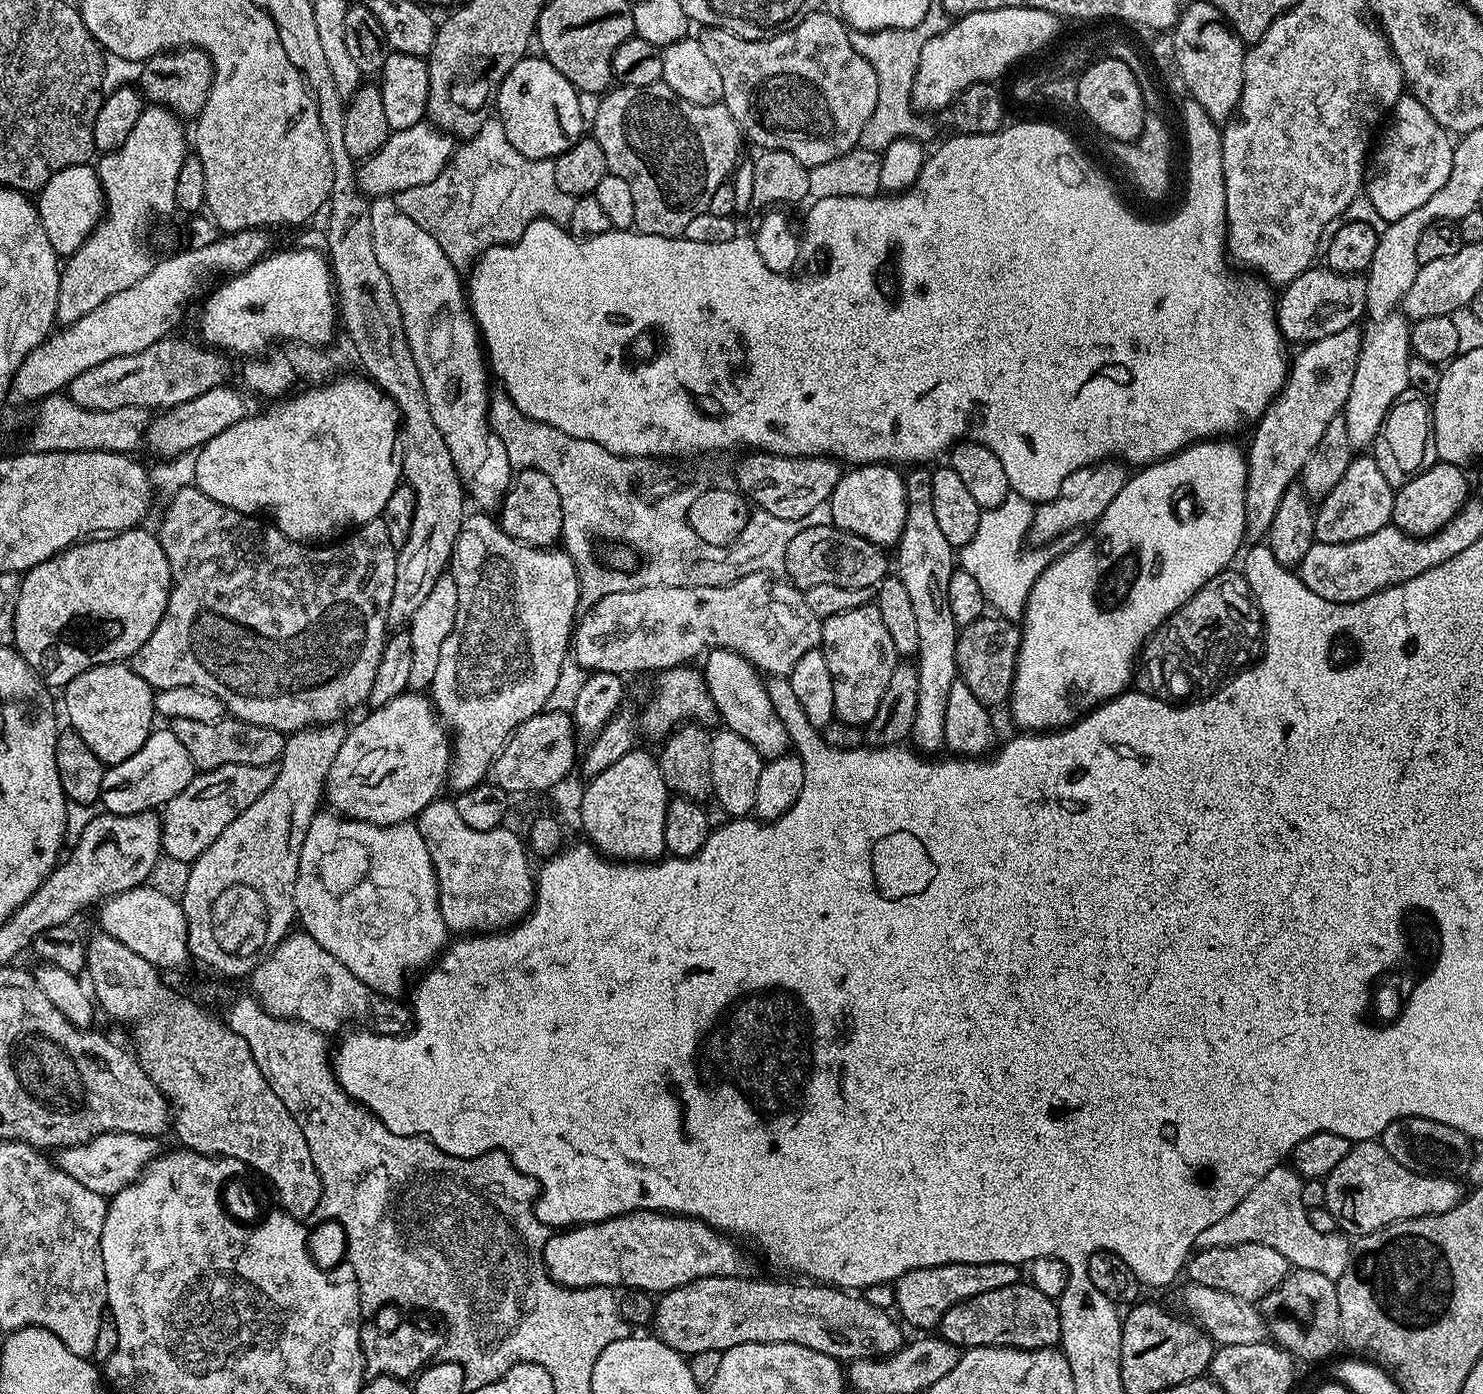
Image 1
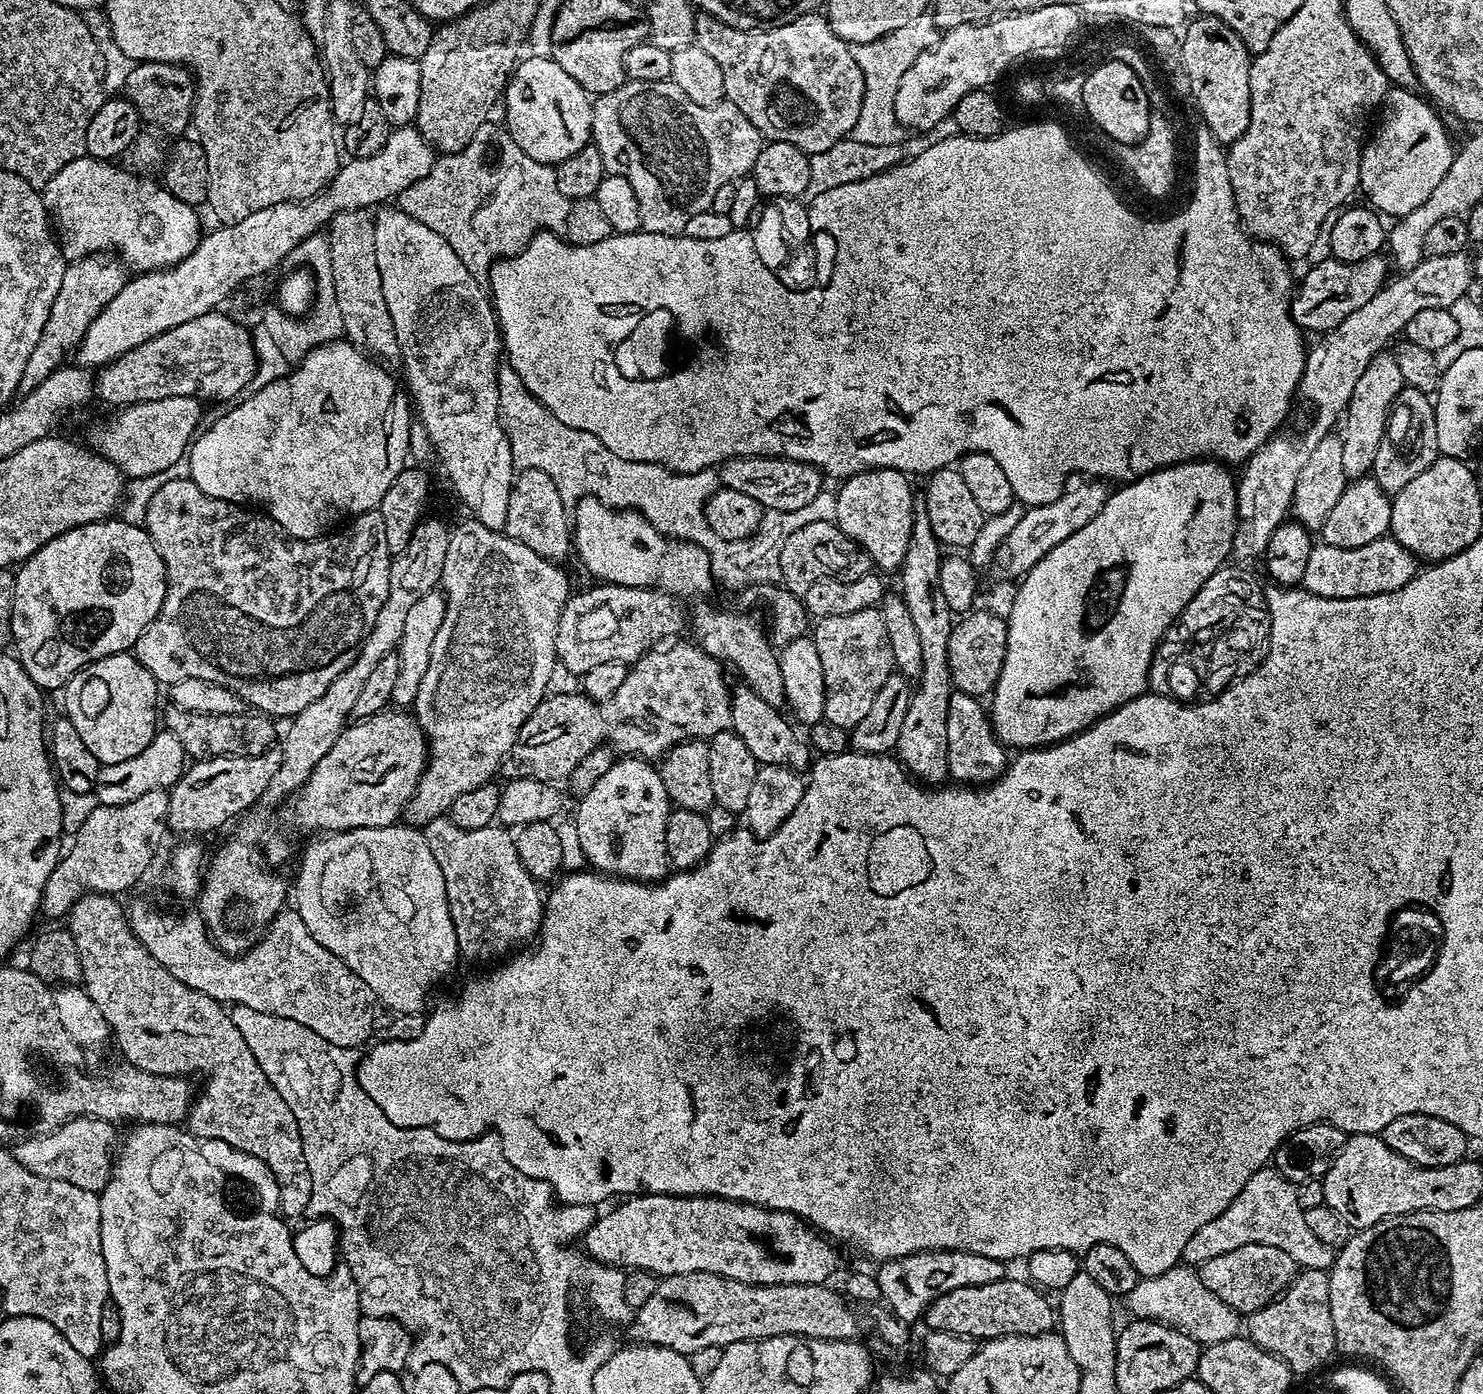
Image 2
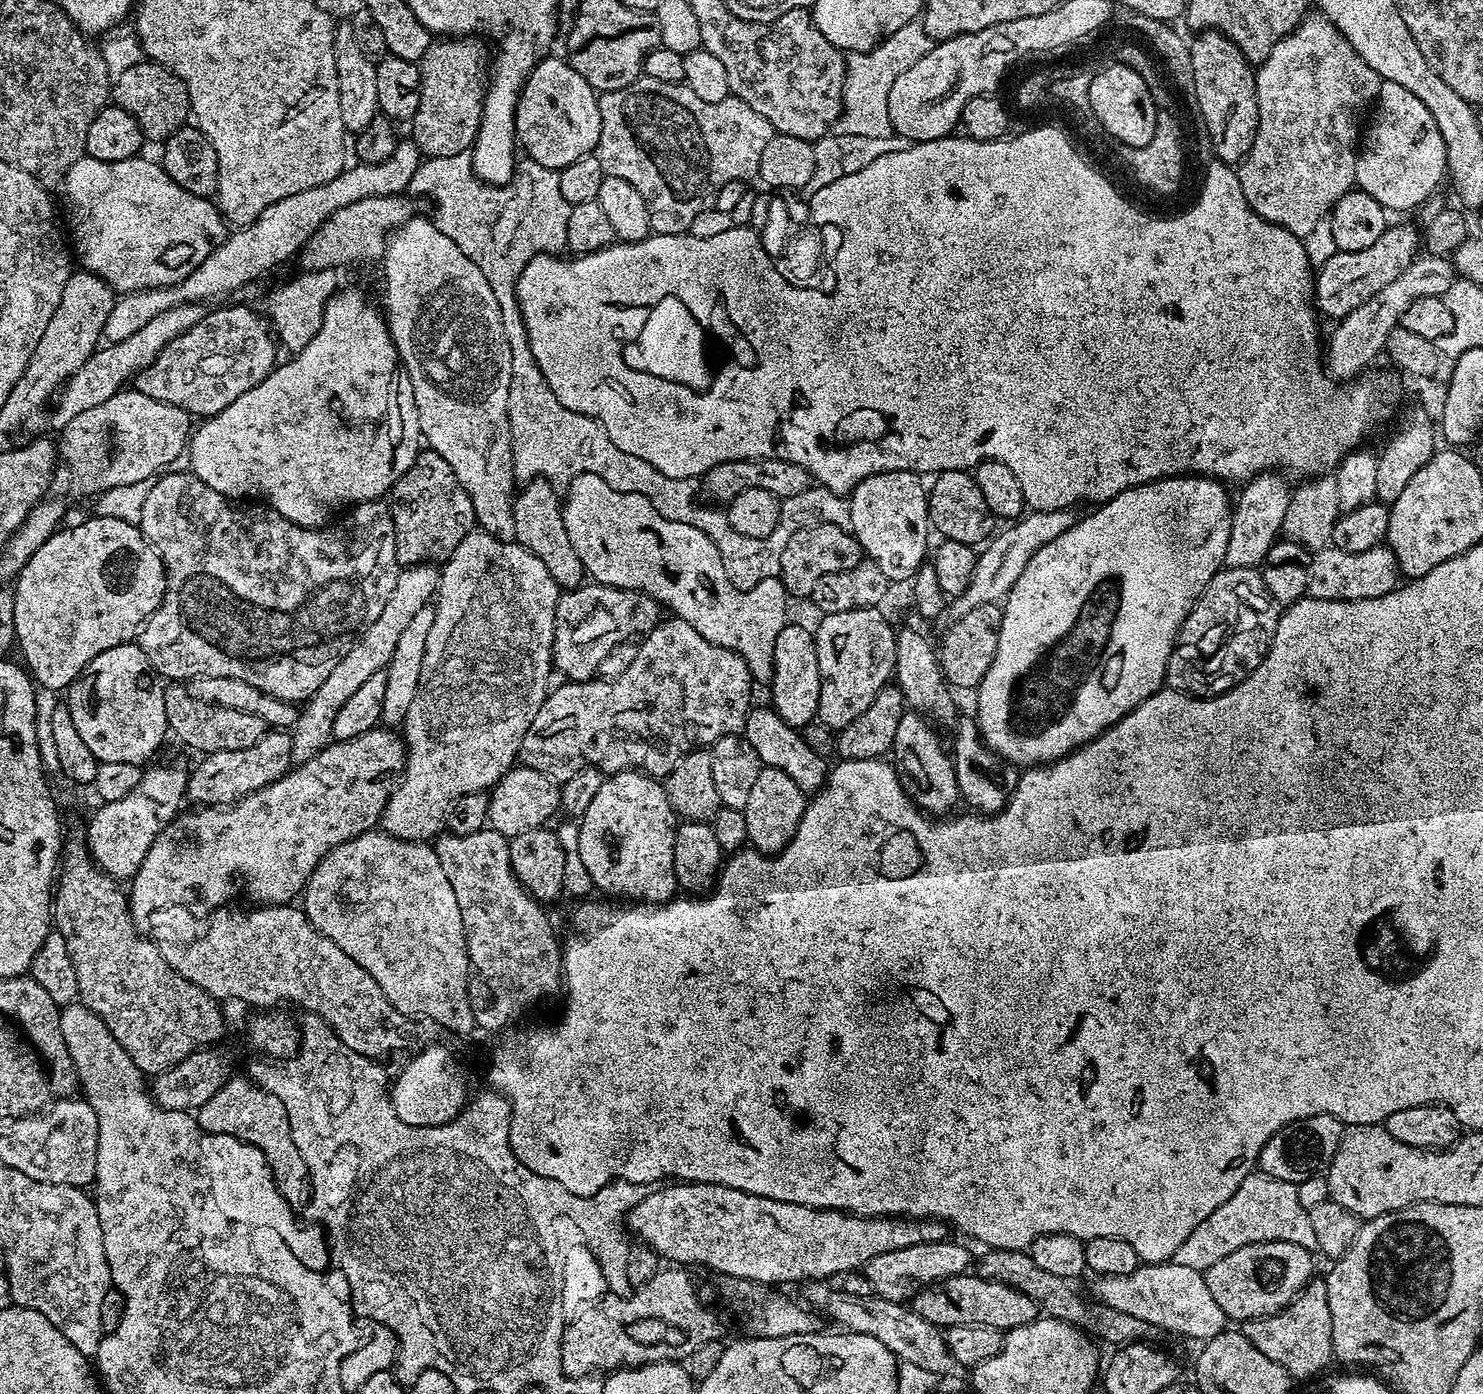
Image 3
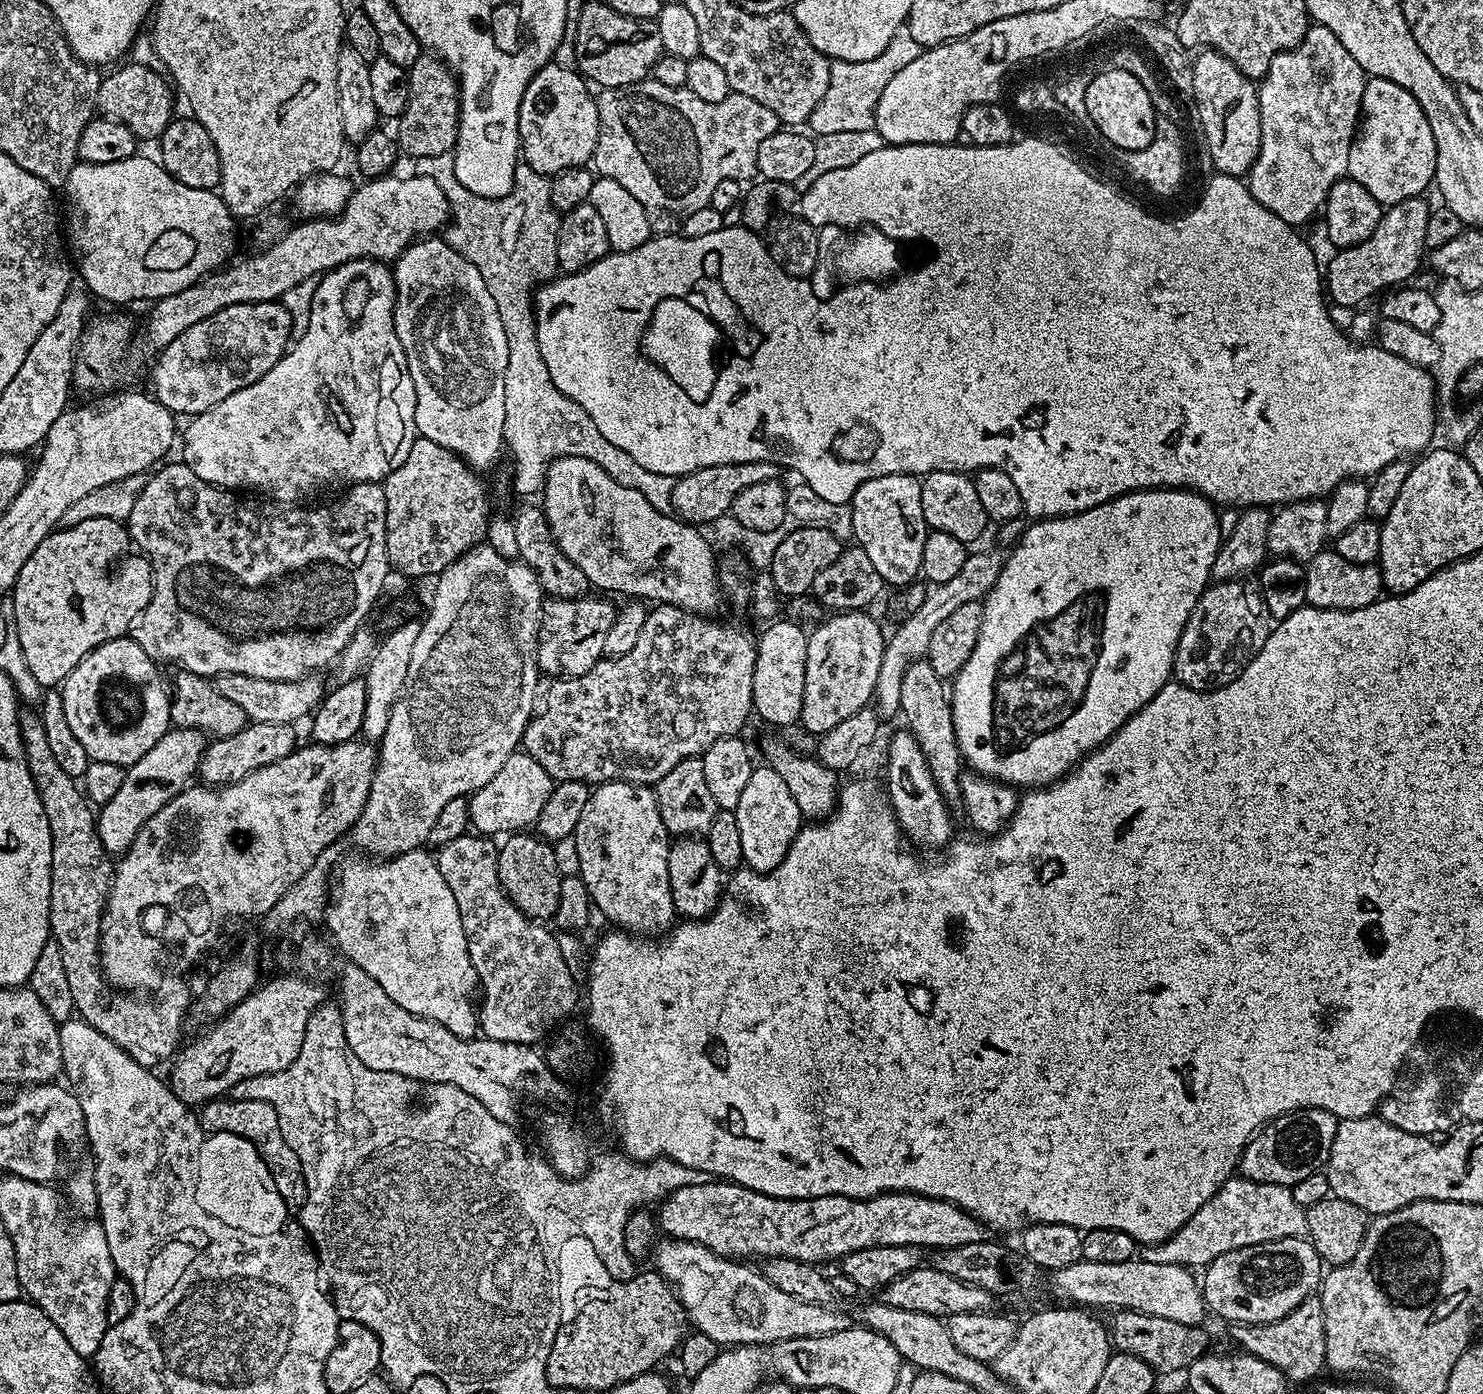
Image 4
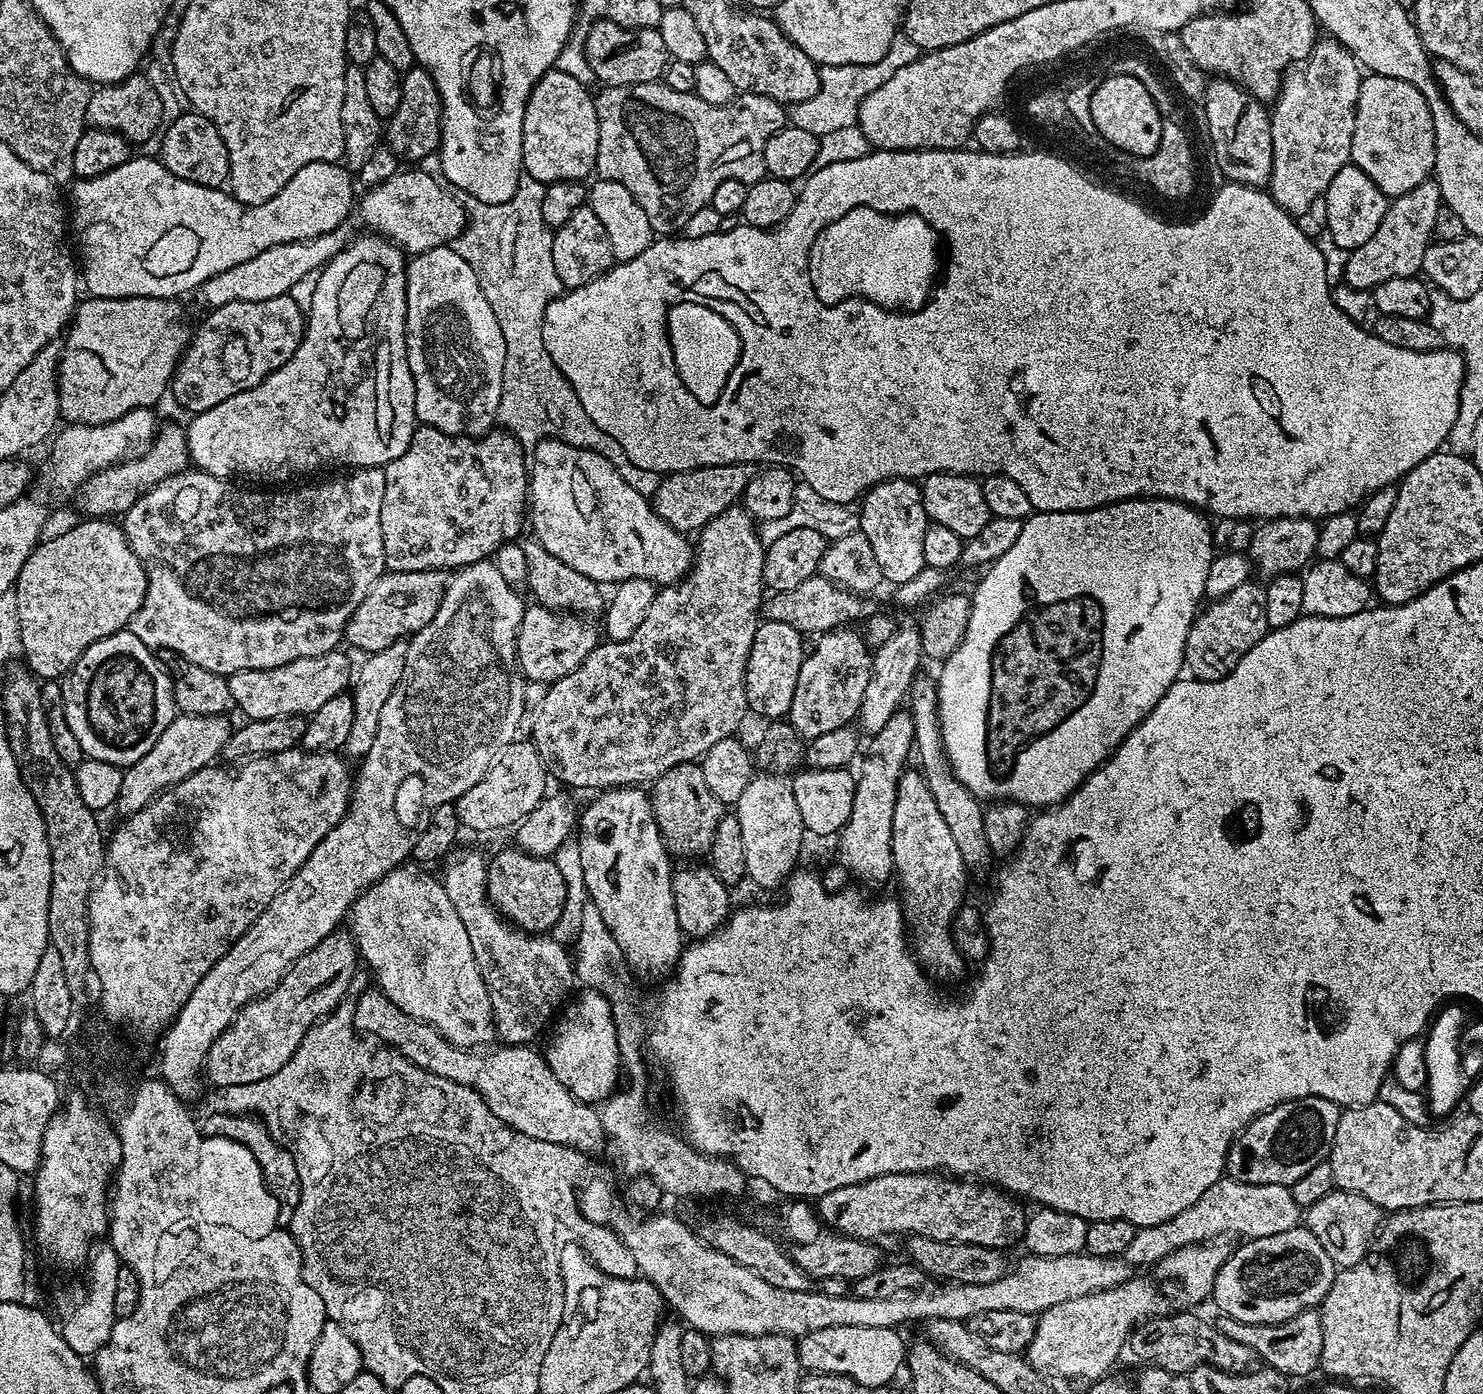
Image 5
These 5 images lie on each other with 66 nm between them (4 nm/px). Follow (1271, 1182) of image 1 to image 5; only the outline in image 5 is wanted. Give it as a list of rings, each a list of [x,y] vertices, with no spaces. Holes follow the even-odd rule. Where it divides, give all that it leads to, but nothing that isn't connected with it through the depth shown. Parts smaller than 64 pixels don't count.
[[[1221,1178],[1194,1202],[1170,1222],[1162,1222],[1158,1226],[1137,1228],[1130,1246],[1122,1254],[1122,1259],[1137,1269],[1147,1264],[1159,1265],[1170,1254],[1183,1248],[1191,1248],[1198,1244],[1219,1241],[1220,1236],[1241,1236],[1241,1241],[1270,1238],[1270,1234],[1282,1234],[1282,1230],[1297,1227],[1302,1220],[1302,1210],[1298,1202],[1294,1202],[1292,1190],[1286,1184],[1247,1184]]]

